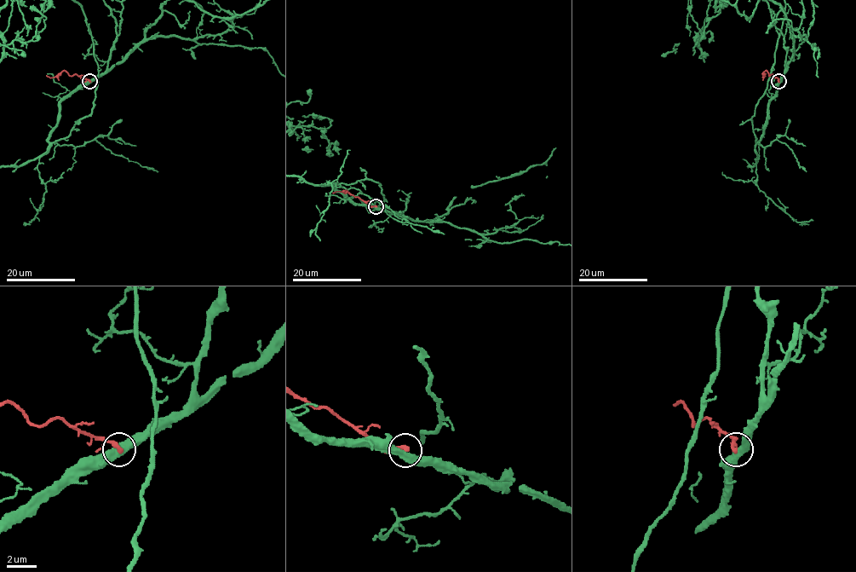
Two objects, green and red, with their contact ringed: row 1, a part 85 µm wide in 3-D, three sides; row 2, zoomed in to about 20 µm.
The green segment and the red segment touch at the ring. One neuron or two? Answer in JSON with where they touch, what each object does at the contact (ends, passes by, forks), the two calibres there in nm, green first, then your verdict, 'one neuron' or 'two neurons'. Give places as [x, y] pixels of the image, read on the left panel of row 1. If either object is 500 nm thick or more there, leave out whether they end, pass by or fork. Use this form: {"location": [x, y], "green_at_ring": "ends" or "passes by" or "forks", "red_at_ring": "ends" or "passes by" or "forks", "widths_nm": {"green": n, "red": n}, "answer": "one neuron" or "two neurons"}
{"location": [89, 81], "widths_nm": {"green": 500, "red": 300}, "answer": "two neurons"}

